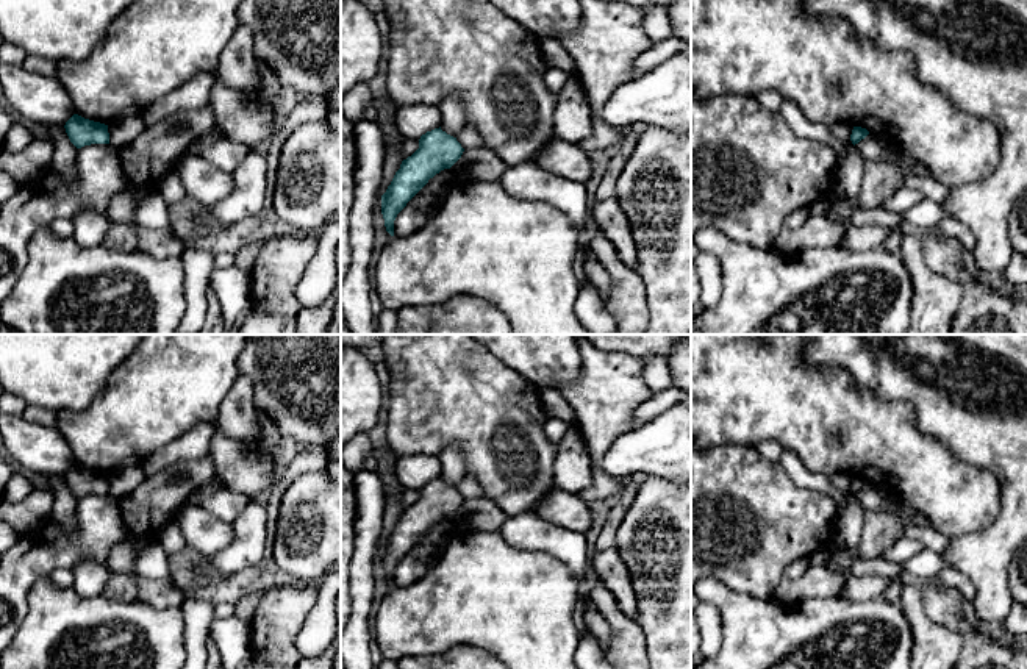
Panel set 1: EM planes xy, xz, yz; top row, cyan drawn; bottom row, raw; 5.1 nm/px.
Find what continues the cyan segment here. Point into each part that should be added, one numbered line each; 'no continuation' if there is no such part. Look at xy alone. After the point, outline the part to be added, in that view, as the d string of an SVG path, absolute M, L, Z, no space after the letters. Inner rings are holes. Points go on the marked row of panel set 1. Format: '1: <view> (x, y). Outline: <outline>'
no continuation

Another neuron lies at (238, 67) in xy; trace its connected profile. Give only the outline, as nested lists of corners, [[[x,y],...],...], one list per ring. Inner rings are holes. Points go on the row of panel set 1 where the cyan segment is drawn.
[[[239,23],[220,55],[214,72],[227,86],[244,92],[264,91],[264,78],[255,56],[252,31]]]

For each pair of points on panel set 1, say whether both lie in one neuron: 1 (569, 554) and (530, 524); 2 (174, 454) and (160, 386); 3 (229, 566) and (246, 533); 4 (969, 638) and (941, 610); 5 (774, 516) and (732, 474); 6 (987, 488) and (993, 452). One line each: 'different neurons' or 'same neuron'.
1: same neuron
2: different neurons
3: same neuron
4: same neuron
5: same neuron
6: different neurons

